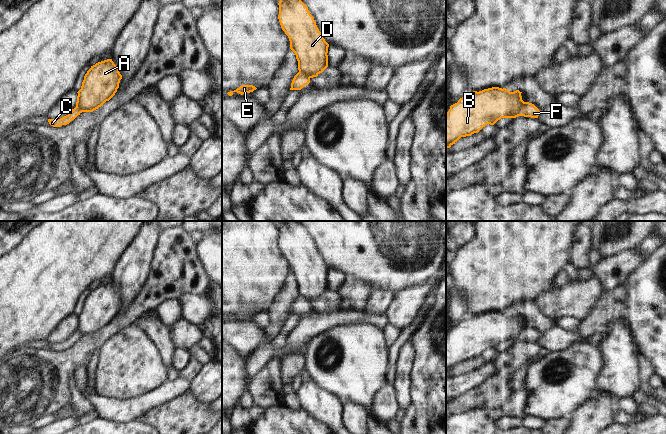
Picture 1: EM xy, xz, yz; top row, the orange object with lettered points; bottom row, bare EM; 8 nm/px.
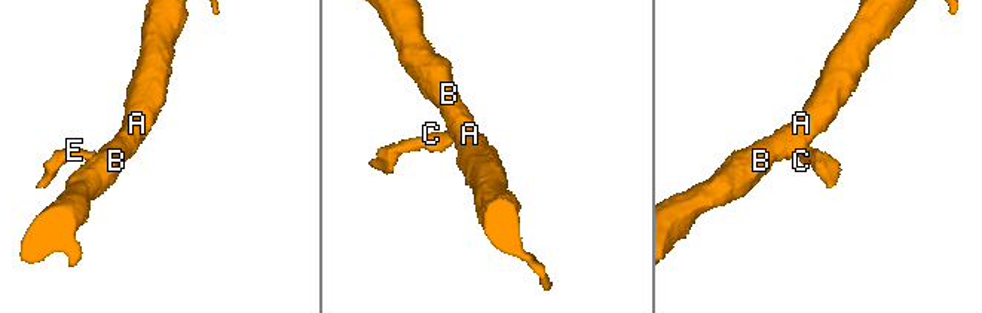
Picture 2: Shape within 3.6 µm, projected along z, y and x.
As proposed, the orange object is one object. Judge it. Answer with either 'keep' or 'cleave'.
cleave

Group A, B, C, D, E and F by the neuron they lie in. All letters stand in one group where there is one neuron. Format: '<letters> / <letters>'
A B D / C E F

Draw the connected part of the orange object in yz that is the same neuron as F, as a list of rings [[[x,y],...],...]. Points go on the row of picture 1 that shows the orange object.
[[[525,102],[519,113],[519,116],[538,118],[539,113],[539,109],[534,104]]]

